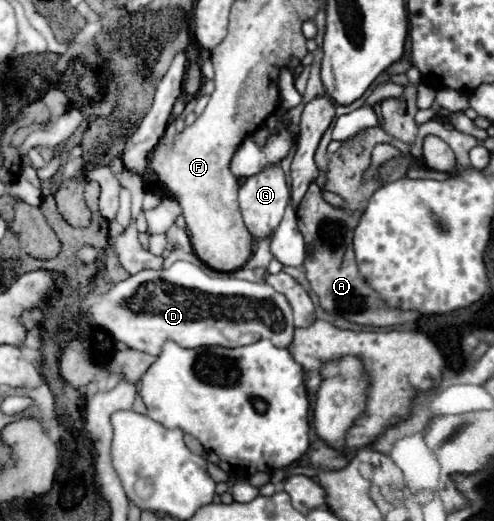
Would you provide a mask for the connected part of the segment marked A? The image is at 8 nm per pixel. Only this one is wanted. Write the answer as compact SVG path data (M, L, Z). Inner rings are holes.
M317 184L309 186L307 202L303 204L303 208L297 210L297 226L307 246L303 270L313 294L319 298L319 306L325 312L339 314L345 320L361 324L361 326L381 326L381 328L397 326L403 322L415 322L419 318L419 312L403 312L403 310L389 308L373 292L373 288L365 284L365 278L357 270L353 244L351 244L357 220L347 216L345 210L327 204L321 198L321 190ZM309 248L313 248L313 252L309 252ZM339 258L341 258L341 266L339 266Z

